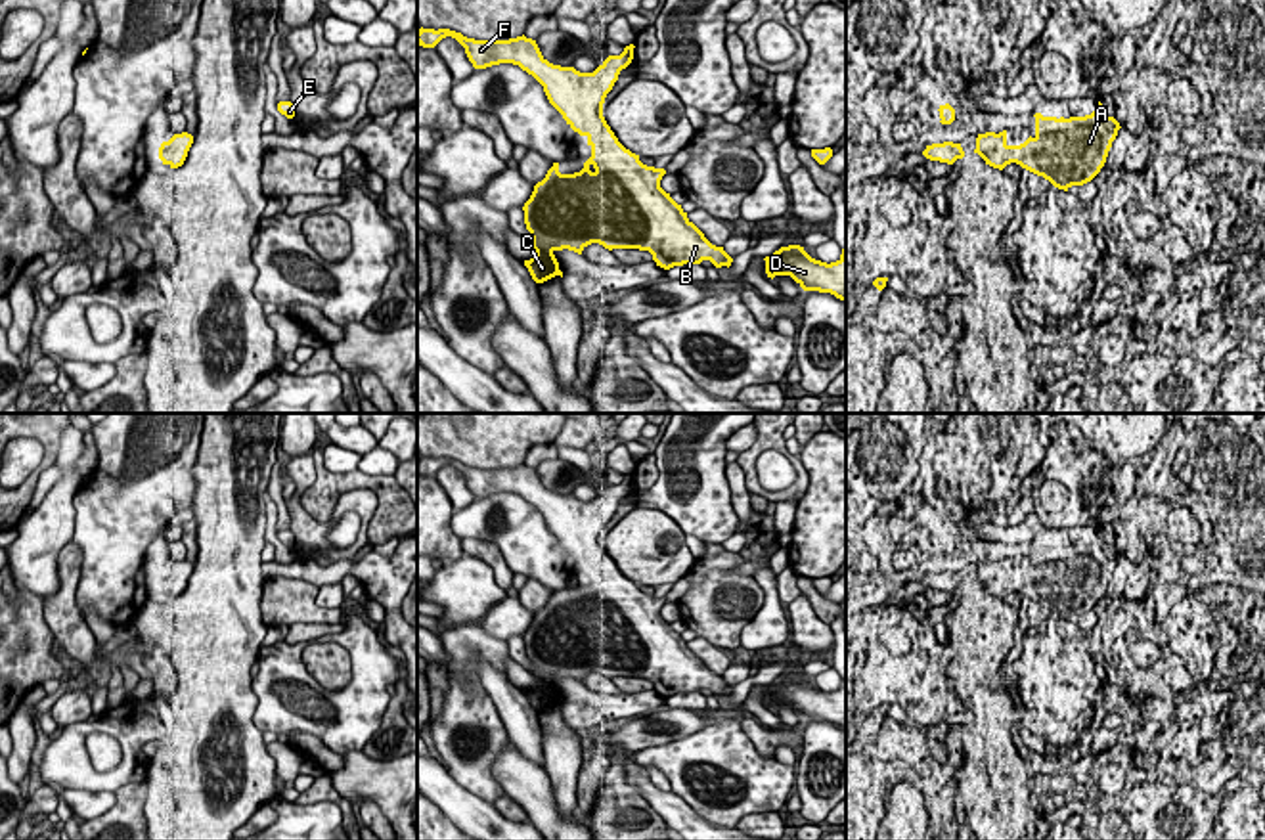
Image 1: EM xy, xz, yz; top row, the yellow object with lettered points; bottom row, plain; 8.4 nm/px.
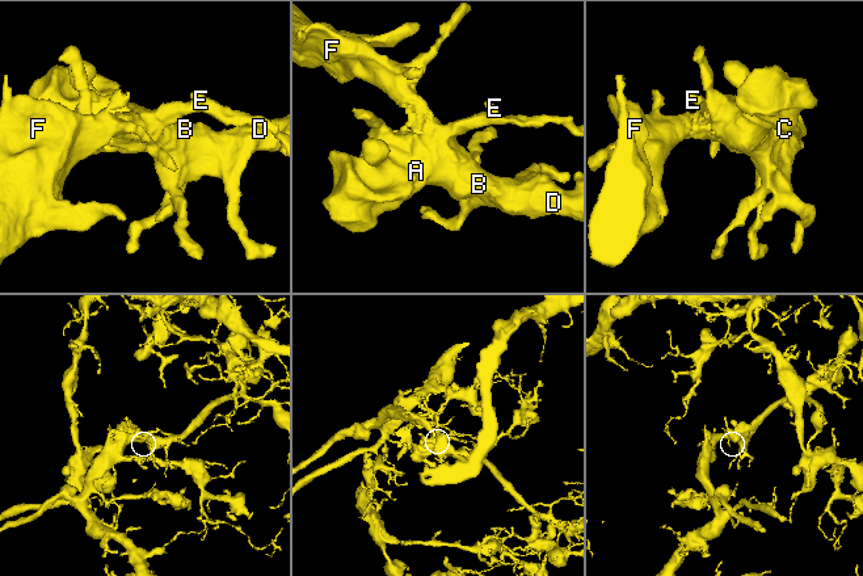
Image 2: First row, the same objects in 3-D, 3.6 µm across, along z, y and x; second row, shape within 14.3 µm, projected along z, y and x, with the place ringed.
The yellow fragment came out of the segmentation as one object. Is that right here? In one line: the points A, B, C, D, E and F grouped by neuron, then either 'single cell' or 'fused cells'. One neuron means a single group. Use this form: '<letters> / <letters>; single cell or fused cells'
A B C D E F; single cell

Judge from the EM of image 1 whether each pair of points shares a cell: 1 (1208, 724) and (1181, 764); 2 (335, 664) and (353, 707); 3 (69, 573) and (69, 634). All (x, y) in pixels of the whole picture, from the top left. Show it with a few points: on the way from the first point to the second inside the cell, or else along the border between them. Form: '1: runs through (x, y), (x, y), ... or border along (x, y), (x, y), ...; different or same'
1: runs through (1198, 733), (1181, 754); same
2: border along (305, 664), (328, 689), (341, 689), (353, 678); different
3: runs through (67, 588), (67, 618); same

